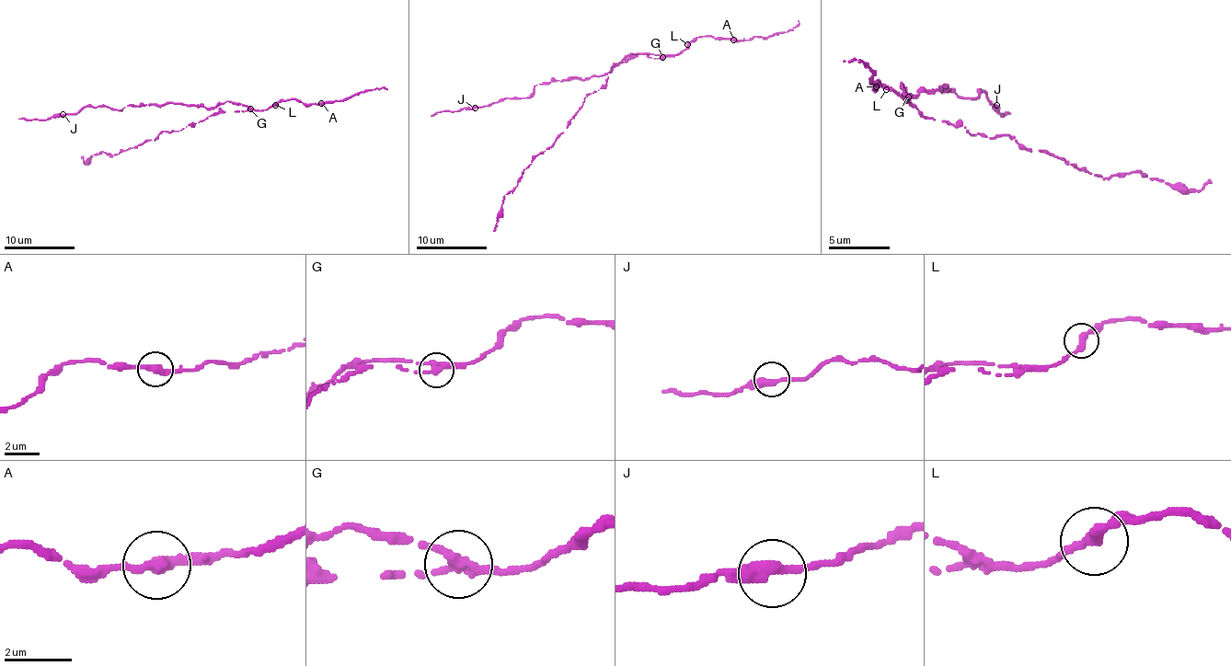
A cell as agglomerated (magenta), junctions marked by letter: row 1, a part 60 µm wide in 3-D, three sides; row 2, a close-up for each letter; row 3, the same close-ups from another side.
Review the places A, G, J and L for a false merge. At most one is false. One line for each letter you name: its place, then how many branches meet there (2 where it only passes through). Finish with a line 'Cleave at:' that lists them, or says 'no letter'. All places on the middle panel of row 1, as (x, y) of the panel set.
G: Place: (662, 57). Branches: 2
Cleave at: G

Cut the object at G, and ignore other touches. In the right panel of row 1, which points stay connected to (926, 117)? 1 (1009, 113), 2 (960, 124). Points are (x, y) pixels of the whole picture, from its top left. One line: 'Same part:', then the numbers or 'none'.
Same part: 2

